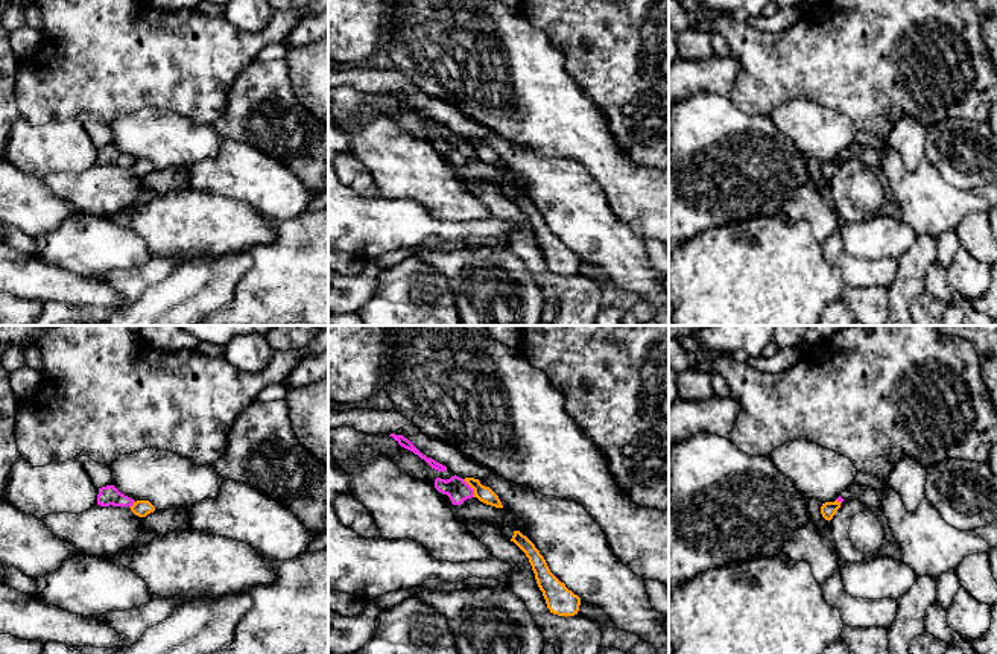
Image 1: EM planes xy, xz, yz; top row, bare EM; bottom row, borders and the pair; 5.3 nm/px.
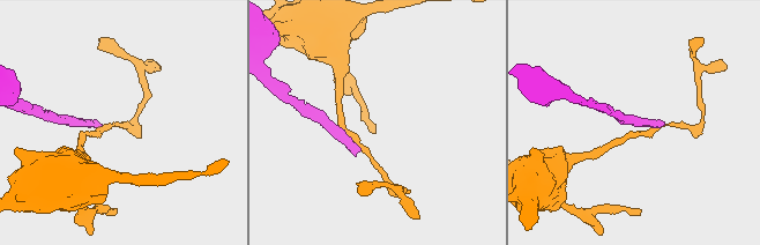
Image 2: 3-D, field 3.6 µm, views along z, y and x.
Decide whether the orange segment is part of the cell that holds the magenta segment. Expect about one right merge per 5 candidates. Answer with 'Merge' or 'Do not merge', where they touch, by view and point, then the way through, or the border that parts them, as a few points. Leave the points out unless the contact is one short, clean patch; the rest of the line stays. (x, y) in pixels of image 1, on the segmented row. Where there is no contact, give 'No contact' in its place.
Do not merge. Touches magenta at xz (471, 488). Boundary: xz (462, 479), (473, 490), (474, 496)

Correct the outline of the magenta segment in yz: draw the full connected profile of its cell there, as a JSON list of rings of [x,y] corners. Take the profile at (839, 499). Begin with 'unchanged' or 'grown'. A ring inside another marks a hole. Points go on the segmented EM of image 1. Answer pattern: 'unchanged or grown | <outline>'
grown | [[[854,484],[848,487],[836,500],[843,502],[851,499],[860,500],[866,510],[878,513],[883,500],[883,490],[874,490]]]

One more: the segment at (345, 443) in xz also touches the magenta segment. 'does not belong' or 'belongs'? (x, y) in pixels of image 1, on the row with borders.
does not belong

